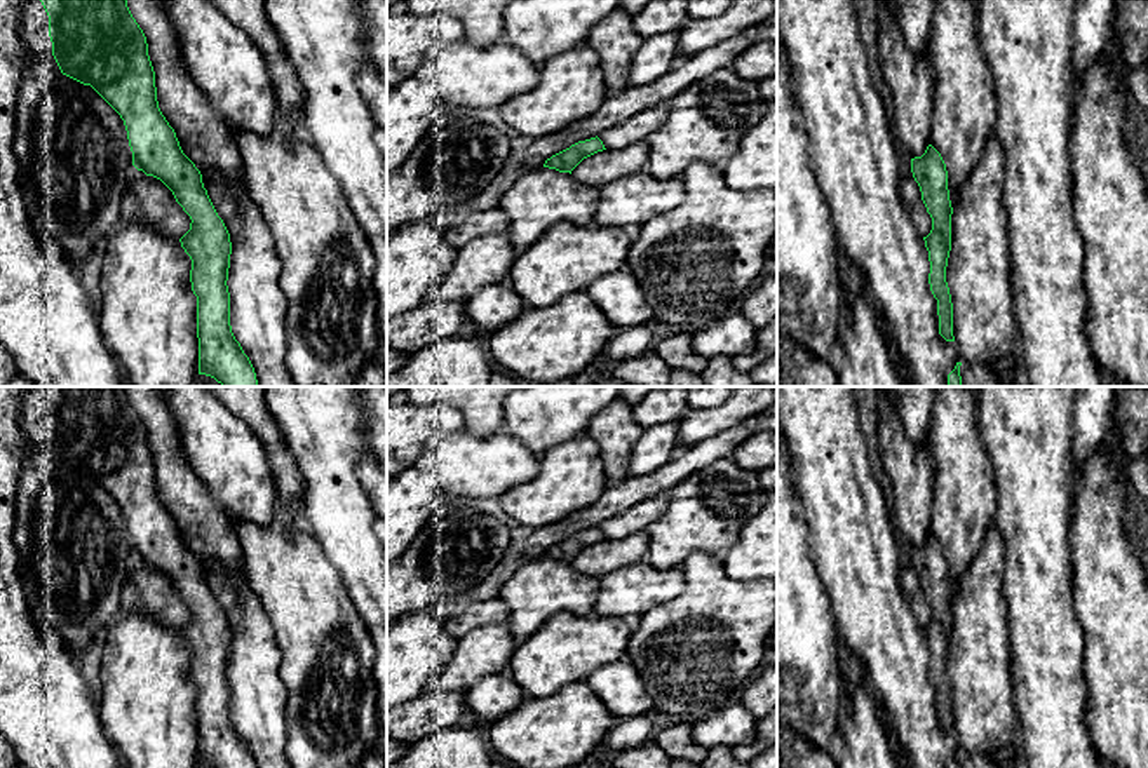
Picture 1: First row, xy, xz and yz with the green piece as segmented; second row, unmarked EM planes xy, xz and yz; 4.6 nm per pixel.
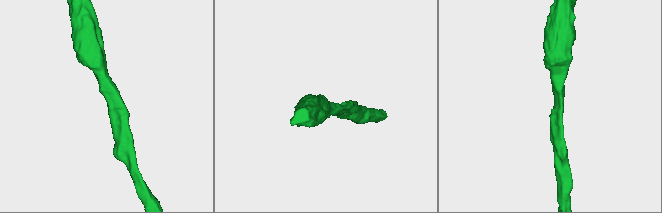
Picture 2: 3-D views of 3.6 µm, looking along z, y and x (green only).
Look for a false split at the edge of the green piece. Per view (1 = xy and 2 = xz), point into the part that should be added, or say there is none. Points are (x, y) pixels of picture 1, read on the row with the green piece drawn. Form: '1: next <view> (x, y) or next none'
1: next none
2: next none

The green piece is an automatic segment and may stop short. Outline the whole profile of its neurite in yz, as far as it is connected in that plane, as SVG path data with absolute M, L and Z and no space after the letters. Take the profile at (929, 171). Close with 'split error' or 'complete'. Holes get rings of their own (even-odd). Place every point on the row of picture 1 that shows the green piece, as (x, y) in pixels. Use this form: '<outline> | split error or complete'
M929 145L922 157L911 158L911 172L920 186L922 200L932 218L932 230L925 240L929 251L929 284L937 300L939 334L946 341L953 336L953 303L946 282L946 266L951 251L951 200L948 190L948 171L941 153Z | complete

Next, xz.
M596 136L585 141L578 141L570 148L552 155L545 160L544 167L556 169L559 172L570 172L587 157L606 150L603 141Z | complete

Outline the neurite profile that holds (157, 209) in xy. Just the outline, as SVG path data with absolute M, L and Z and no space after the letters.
M146 174L132 176L127 192L138 200L136 221L146 228L174 239L181 239L190 230L190 216L160 179Z

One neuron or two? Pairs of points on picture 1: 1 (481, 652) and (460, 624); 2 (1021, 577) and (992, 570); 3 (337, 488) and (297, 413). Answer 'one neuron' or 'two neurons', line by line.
1: two neurons
2: two neurons
3: one neuron

